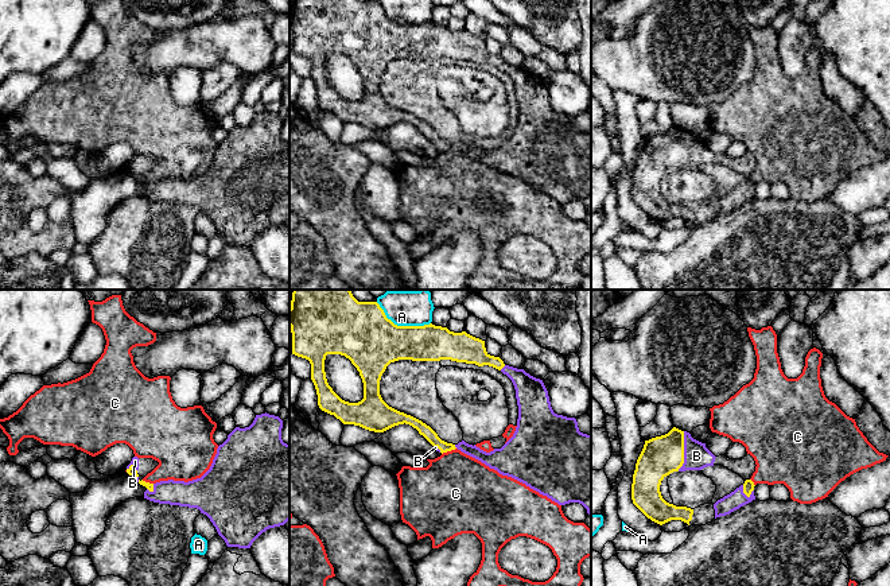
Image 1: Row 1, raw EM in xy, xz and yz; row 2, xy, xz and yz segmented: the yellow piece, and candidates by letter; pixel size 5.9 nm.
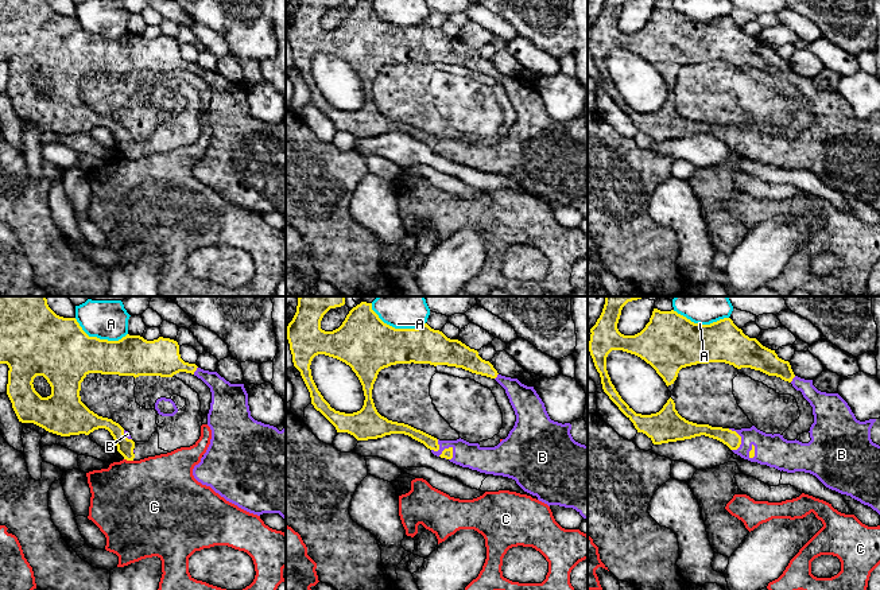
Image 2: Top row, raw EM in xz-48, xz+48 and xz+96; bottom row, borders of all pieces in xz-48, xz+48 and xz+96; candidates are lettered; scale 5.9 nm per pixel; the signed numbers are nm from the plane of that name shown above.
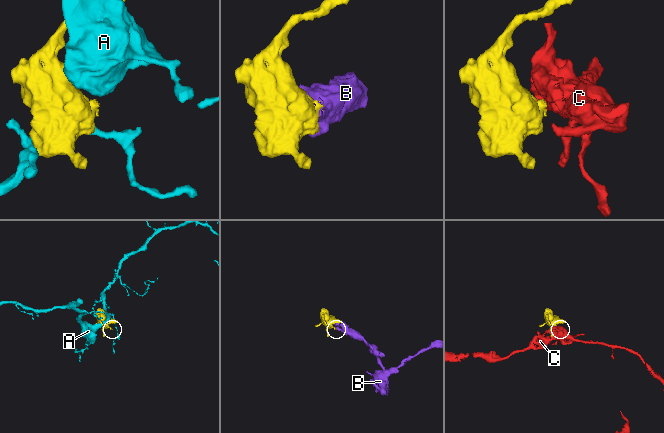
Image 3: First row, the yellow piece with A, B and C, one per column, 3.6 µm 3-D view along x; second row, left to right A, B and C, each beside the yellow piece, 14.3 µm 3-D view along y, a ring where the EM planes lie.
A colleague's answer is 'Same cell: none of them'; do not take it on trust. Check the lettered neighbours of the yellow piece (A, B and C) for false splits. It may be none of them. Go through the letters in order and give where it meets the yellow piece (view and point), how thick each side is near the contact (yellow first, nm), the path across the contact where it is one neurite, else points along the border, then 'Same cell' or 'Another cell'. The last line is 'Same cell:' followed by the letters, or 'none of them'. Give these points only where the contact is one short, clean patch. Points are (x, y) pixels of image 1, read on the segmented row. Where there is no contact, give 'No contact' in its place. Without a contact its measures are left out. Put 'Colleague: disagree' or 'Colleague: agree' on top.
Colleague: disagree
A: Touches yellow at xz (401, 326). Thickness 360 nm (yellow) against 200 nm. Another cell
B: Touches yellow at yz (683, 451). Thickness 240 nm (yellow) against 160 nm. Same cell
C: Touches yellow at xz (449, 450). Thickness 70 nm (yellow) against 460 nm. Boundary: xz (455, 447), (442, 454). Another cell
Same cell: B

